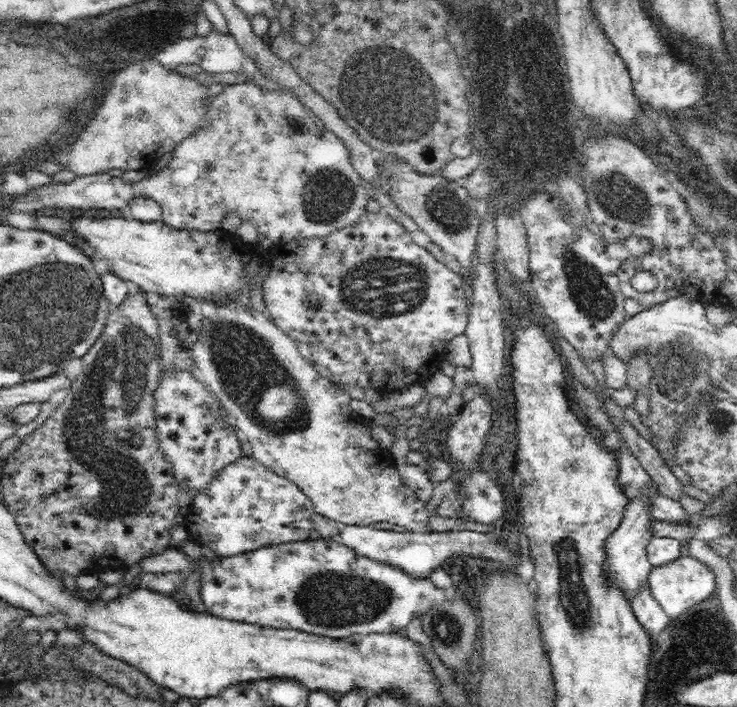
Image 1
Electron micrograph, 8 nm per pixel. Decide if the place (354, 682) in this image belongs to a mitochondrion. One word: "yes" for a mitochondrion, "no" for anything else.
no

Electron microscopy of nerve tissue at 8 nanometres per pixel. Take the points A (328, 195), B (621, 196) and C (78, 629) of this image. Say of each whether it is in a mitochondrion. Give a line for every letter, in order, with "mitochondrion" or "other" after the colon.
A: mitochondrion
B: mitochondrion
C: other

